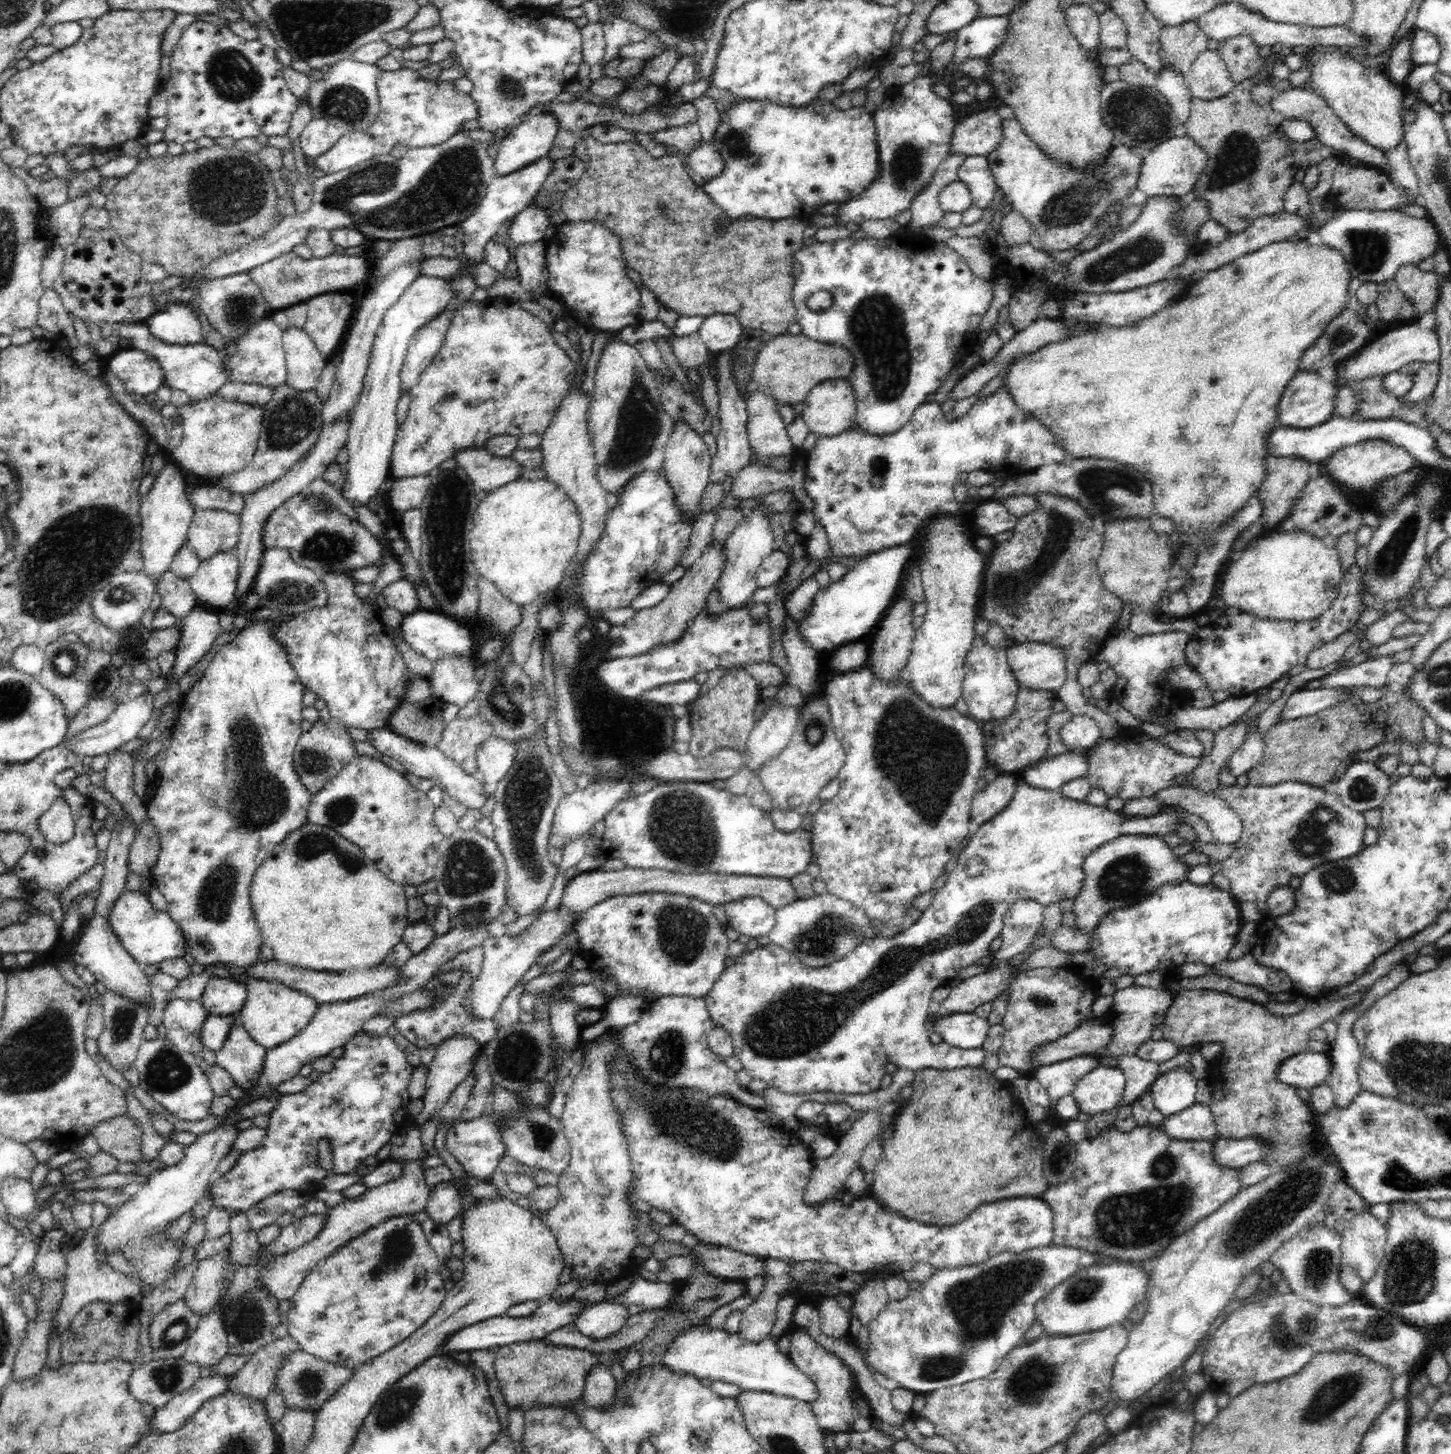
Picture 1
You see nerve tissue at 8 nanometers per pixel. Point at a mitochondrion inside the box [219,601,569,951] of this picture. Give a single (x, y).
(258, 801)

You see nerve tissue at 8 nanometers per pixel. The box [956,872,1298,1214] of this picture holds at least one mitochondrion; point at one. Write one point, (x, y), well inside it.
(1049, 1004)

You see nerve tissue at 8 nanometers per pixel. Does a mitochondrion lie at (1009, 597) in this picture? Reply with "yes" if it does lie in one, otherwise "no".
yes

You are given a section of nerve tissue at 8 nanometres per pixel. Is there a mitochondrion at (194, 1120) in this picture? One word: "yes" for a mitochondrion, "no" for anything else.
no

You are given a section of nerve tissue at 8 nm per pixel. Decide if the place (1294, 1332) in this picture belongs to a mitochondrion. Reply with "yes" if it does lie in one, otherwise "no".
yes

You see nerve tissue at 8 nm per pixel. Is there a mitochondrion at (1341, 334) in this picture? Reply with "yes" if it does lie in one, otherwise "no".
yes

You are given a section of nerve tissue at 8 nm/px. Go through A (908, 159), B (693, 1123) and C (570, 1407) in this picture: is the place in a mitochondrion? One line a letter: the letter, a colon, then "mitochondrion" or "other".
A: mitochondrion
B: mitochondrion
C: other

